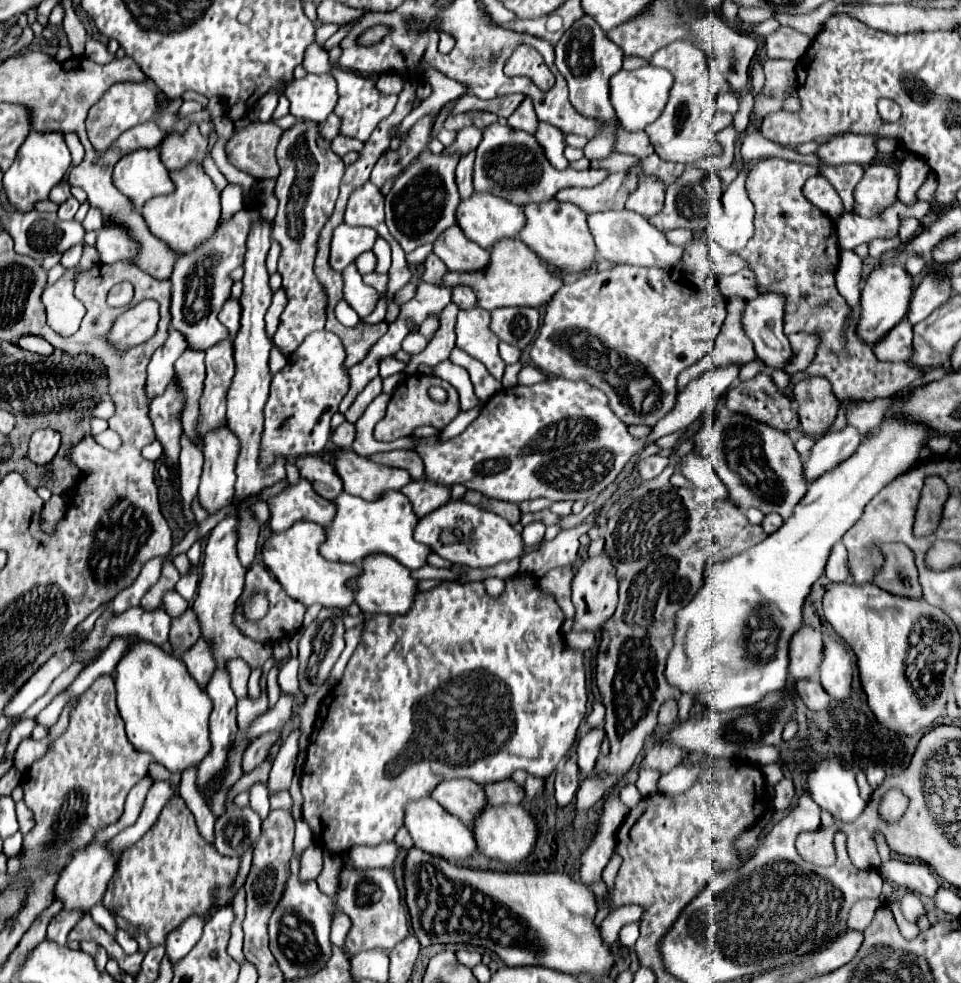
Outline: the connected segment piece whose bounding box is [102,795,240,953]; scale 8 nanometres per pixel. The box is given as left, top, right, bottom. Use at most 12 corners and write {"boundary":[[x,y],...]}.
{"boundary":[[180,795],[128,847],[104,907],[142,953],[232,903]]}

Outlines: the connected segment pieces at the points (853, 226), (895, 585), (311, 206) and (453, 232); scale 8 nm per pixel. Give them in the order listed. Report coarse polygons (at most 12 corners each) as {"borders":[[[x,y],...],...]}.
{"borders":[[[896,201],[878,217],[844,213],[838,223],[840,249],[876,237],[896,237],[900,221],[922,219],[930,203]],[[882,545],[886,563],[874,585],[922,599],[914,553]],[[298,119],[280,137],[272,237],[288,293],[274,345],[326,323],[312,267],[344,163]],[[458,229],[434,243],[448,271],[472,273],[490,263],[482,249]]]}

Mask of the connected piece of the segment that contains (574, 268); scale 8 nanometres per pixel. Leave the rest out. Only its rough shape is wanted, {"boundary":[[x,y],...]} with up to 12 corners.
{"boundary":[[574,203],[524,207],[520,239],[566,273],[598,261]]}

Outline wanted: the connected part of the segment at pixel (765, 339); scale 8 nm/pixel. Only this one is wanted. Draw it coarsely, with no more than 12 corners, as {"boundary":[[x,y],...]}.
{"boundary":[[784,297],[750,299],[742,327],[756,357],[782,369],[792,357],[782,331]]}

